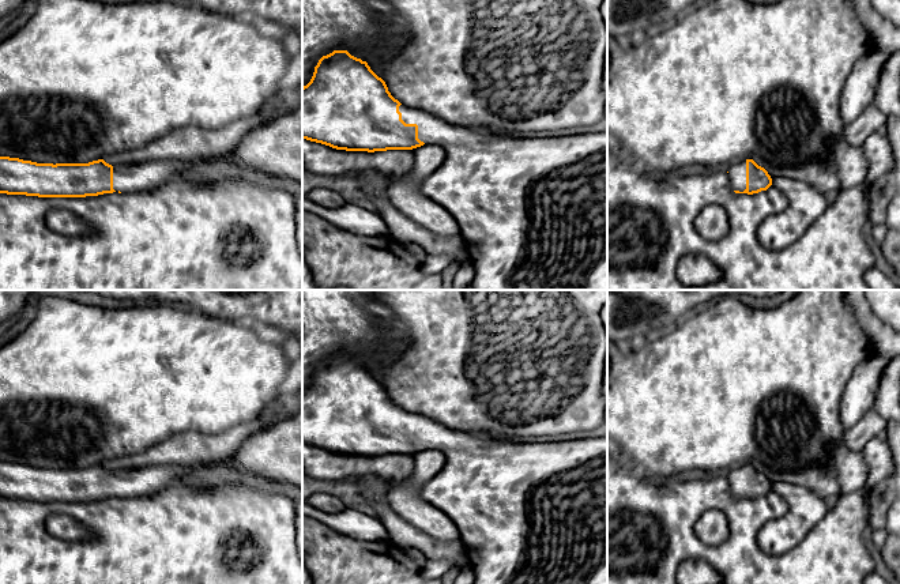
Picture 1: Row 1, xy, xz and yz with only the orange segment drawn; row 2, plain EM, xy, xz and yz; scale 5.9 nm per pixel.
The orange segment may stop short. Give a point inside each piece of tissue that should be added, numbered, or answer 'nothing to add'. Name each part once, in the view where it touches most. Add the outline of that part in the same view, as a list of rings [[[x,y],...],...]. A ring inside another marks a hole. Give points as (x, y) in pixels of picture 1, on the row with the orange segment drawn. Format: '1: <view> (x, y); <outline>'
1: xz (317, 158); [[[302,139],[302,169],[309,173],[354,177],[373,170],[396,182],[403,180],[411,167],[411,150],[346,151]]]

